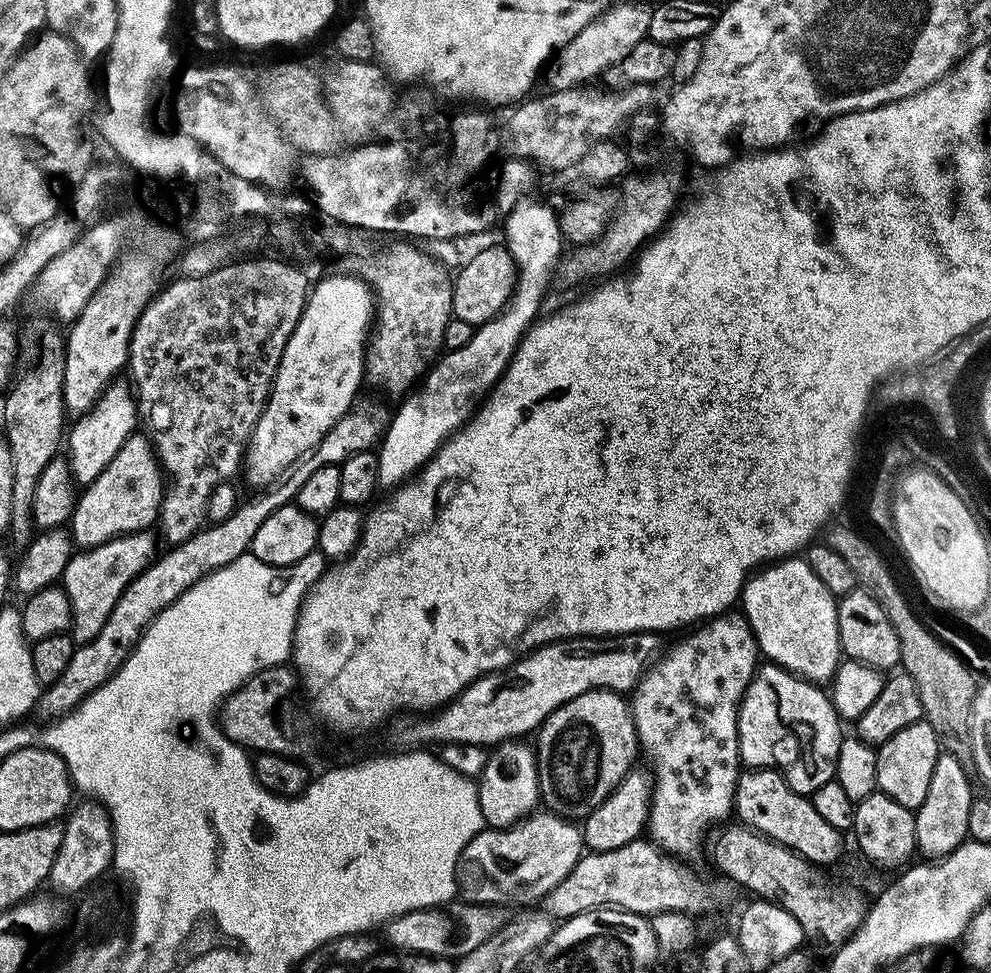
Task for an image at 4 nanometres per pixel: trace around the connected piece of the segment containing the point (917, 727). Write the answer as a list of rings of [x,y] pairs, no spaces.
[[[921,718],[916,724],[906,726],[894,734],[886,743],[879,745],[876,761],[878,762],[878,778],[876,787],[886,793],[894,802],[902,802],[902,806],[917,809],[929,789],[930,776],[934,771],[935,760],[942,751],[942,741],[936,735],[936,728]]]

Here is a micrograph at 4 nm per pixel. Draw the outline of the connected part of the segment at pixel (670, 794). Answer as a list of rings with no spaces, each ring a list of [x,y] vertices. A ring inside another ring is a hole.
[[[739,611],[711,617],[692,631],[696,630],[670,645],[668,653],[666,648],[630,693],[638,748],[643,755],[644,752],[648,755],[654,773],[646,832],[653,844],[659,844],[665,853],[680,858],[689,858],[699,848],[701,851],[709,829],[733,815],[736,783],[742,771],[736,725],[738,710],[744,690],[758,667],[756,636],[748,619]]]

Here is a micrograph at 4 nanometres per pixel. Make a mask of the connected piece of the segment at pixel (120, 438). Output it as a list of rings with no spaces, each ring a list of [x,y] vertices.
[[[118,381],[109,383],[87,412],[75,419],[77,421],[71,430],[69,427],[66,436],[66,461],[69,475],[77,485],[87,486],[92,482],[137,429],[135,399],[129,385]]]

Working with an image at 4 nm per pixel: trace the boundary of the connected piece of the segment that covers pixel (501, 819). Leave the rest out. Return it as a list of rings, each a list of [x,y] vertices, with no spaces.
[[[516,738],[506,740],[488,752],[488,761],[478,777],[482,818],[487,827],[509,828],[523,820],[541,803],[536,754],[529,745],[527,748],[522,743]]]

